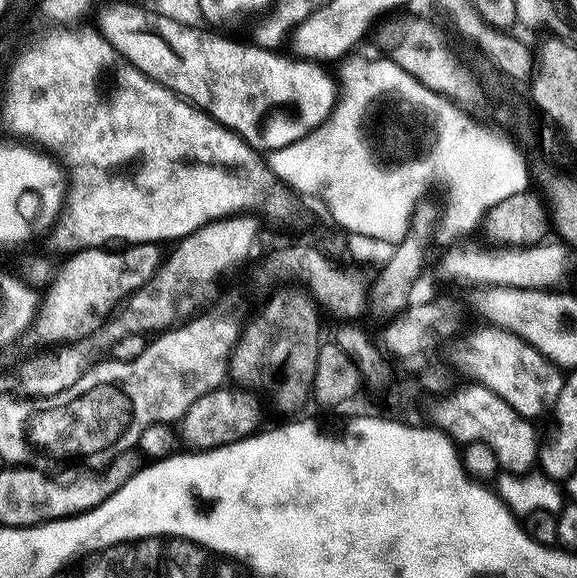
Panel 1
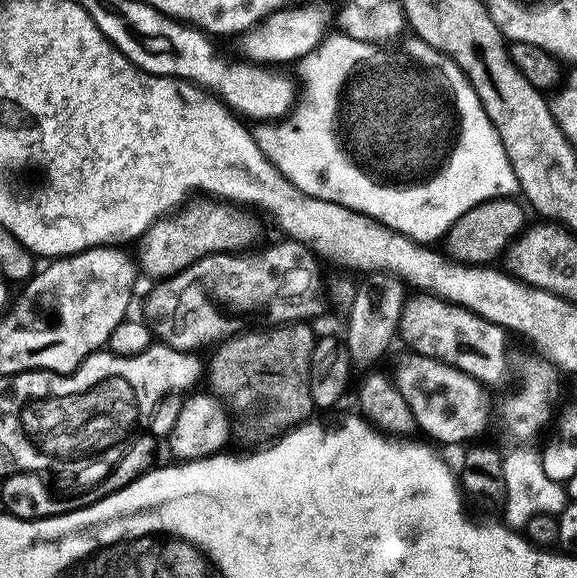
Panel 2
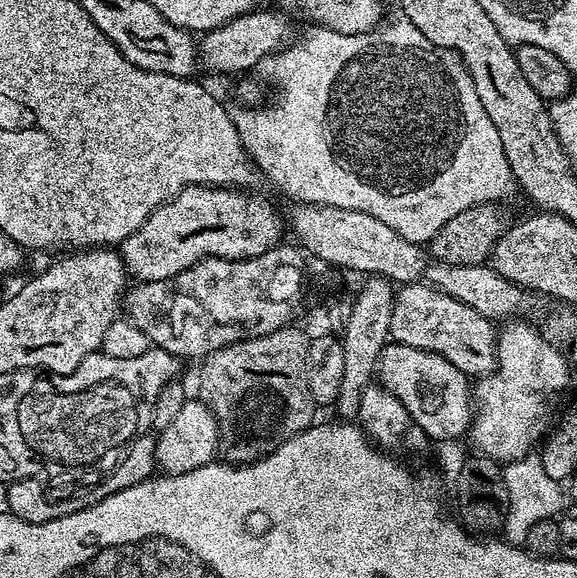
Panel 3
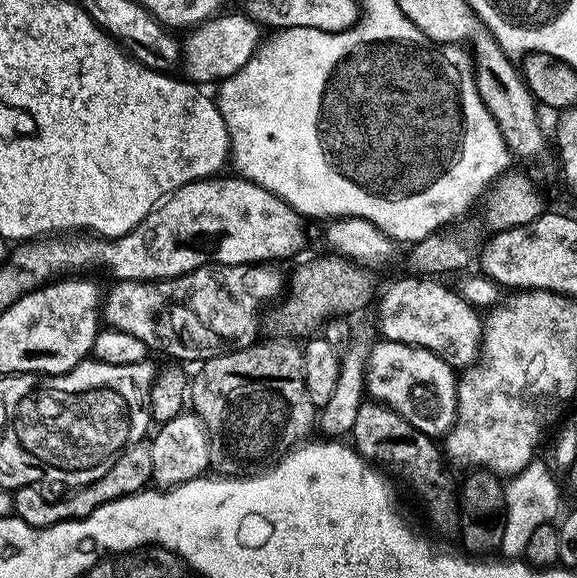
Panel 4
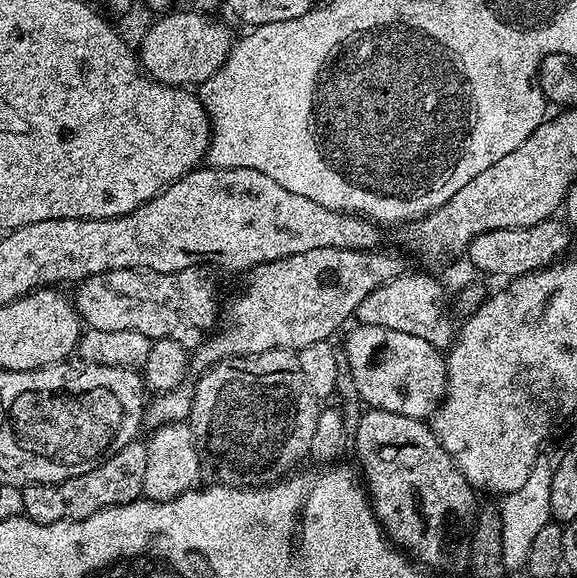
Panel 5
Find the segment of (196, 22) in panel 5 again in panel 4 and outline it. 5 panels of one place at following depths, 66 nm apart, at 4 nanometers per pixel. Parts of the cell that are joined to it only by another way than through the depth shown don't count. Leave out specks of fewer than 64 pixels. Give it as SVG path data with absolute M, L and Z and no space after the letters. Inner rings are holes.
M217 14L211 20L203 20L189 31L189 36L182 40L182 60L184 72L191 83L197 86L215 85L228 76L233 76L246 64L261 43L261 25L243 14L224 16Z

